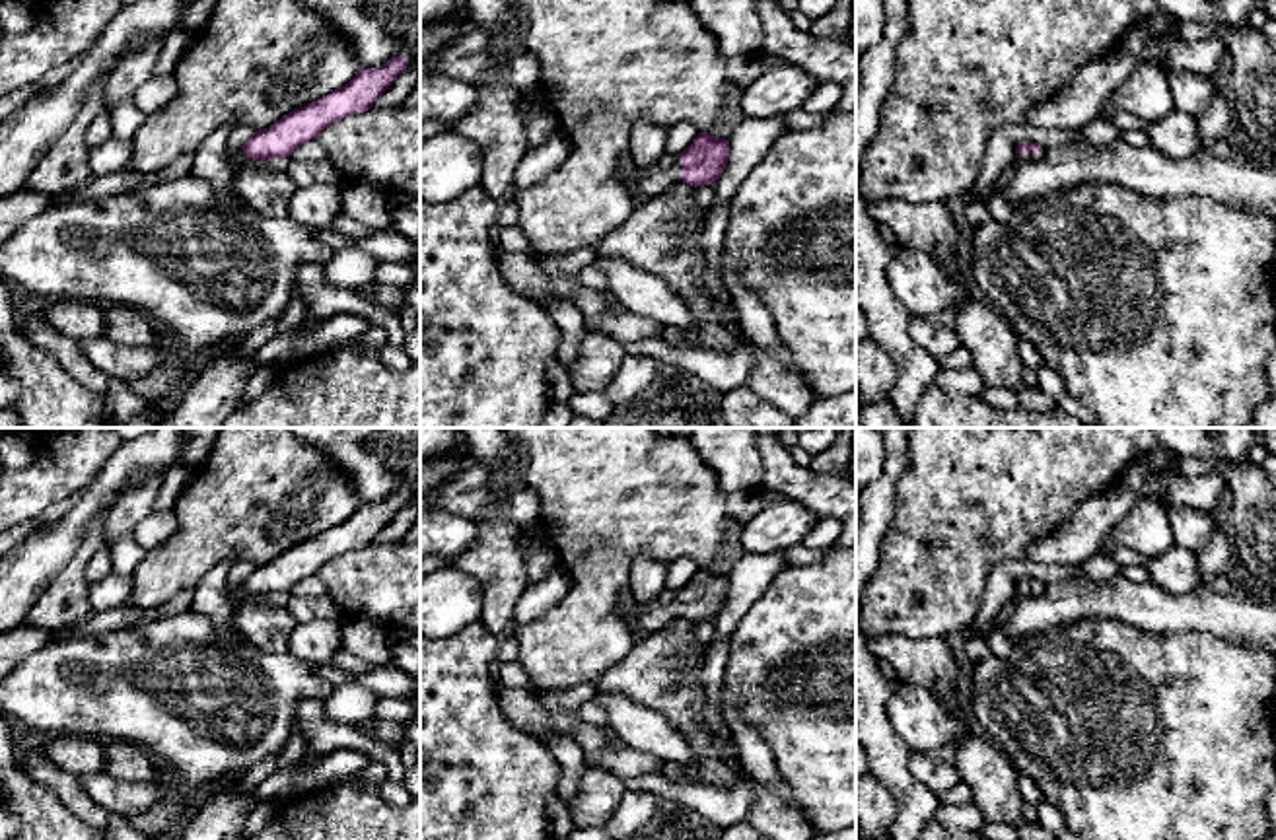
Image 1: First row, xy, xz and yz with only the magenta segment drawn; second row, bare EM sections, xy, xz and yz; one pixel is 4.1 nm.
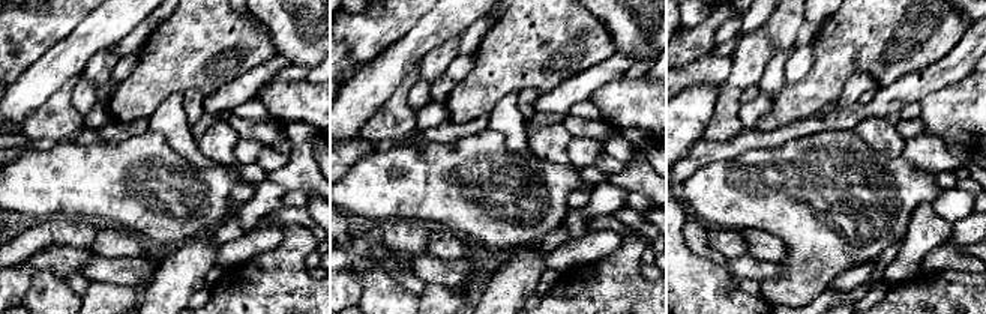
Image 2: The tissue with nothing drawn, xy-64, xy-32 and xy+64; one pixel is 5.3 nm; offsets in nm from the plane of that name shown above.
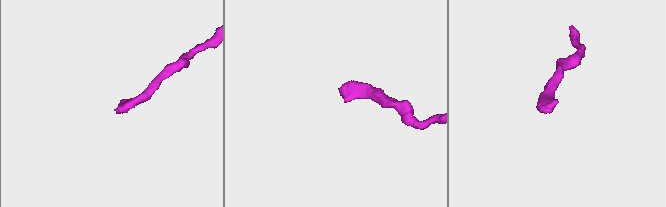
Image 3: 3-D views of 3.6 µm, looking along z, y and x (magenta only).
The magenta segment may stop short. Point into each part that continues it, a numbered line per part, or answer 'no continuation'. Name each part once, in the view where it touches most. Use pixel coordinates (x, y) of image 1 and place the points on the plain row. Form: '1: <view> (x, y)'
1: xz (650, 619)

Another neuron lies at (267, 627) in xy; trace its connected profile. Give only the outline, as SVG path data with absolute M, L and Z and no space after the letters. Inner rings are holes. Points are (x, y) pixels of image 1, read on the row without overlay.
M245 597L233 609L233 626L257 649L284 655L290 653L290 638L298 622L284 605Z

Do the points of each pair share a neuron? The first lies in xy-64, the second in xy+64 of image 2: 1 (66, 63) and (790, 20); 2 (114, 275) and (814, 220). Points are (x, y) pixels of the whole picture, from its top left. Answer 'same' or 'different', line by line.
1: different
2: different

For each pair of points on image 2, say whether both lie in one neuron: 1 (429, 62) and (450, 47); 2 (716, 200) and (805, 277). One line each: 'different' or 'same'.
1: same
2: same

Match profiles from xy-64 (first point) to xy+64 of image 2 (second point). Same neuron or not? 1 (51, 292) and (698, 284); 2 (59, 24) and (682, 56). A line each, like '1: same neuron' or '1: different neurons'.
1: same neuron
2: same neuron

